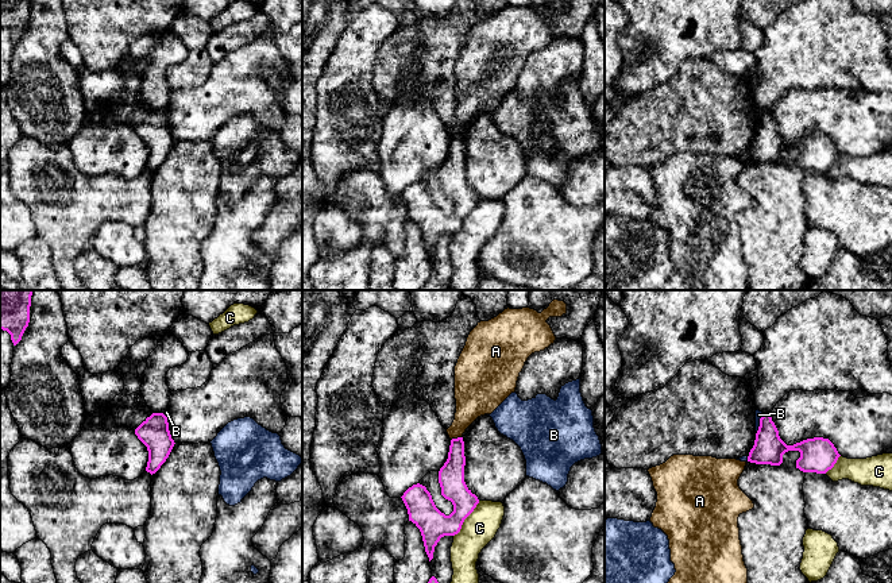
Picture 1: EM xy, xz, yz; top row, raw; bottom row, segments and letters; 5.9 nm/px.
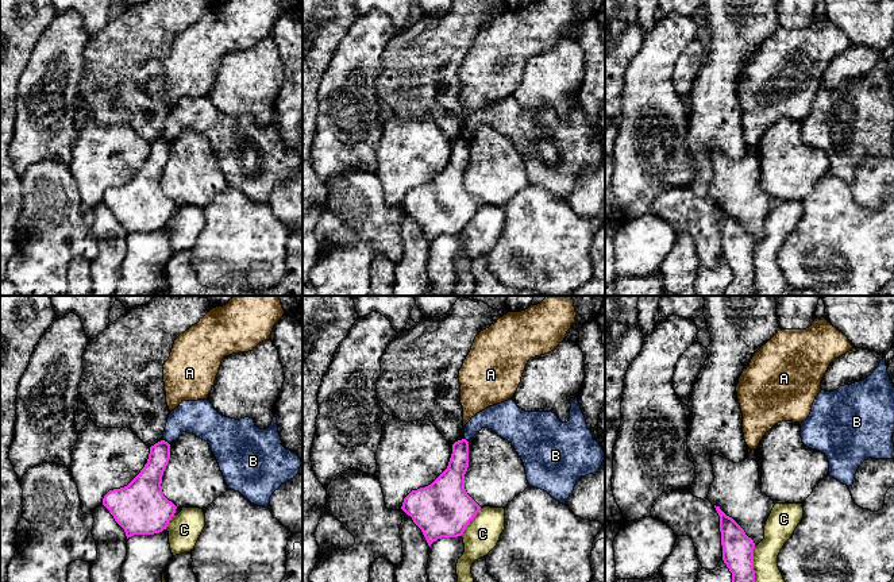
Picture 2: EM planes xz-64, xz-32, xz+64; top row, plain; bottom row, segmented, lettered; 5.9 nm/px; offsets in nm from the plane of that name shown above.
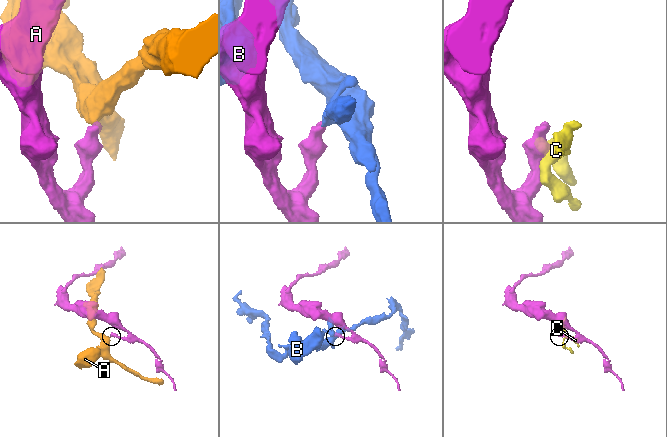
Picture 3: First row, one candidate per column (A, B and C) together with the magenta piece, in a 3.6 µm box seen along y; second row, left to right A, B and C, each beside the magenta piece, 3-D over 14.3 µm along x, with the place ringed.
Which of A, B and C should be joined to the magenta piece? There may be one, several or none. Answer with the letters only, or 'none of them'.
none of them

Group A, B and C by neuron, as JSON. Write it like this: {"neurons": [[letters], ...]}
{"neurons": [["A"], ["B"], ["C"]]}

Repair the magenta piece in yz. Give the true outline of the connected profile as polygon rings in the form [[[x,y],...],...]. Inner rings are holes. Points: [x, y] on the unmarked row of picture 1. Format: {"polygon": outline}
{"polygon": [[[764,111],[760,116],[760,124],[748,159],[780,163],[783,161],[783,152],[788,148],[800,150],[800,155],[796,158],[796,166],[803,170],[826,171],[841,154],[834,142],[823,135],[807,136],[793,143],[787,143],[780,136],[771,112]]]}

